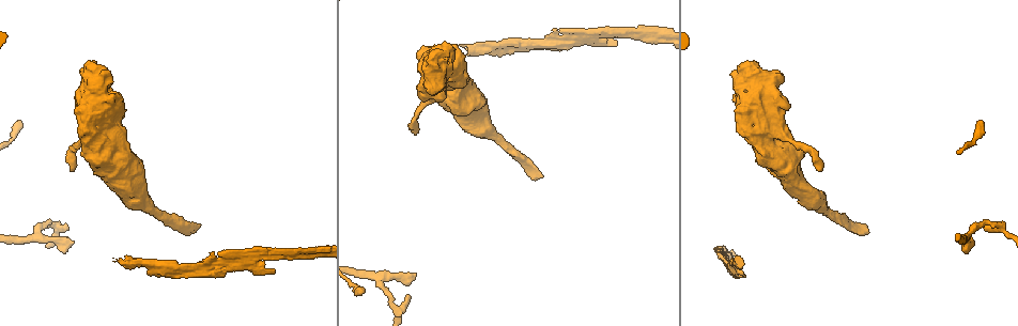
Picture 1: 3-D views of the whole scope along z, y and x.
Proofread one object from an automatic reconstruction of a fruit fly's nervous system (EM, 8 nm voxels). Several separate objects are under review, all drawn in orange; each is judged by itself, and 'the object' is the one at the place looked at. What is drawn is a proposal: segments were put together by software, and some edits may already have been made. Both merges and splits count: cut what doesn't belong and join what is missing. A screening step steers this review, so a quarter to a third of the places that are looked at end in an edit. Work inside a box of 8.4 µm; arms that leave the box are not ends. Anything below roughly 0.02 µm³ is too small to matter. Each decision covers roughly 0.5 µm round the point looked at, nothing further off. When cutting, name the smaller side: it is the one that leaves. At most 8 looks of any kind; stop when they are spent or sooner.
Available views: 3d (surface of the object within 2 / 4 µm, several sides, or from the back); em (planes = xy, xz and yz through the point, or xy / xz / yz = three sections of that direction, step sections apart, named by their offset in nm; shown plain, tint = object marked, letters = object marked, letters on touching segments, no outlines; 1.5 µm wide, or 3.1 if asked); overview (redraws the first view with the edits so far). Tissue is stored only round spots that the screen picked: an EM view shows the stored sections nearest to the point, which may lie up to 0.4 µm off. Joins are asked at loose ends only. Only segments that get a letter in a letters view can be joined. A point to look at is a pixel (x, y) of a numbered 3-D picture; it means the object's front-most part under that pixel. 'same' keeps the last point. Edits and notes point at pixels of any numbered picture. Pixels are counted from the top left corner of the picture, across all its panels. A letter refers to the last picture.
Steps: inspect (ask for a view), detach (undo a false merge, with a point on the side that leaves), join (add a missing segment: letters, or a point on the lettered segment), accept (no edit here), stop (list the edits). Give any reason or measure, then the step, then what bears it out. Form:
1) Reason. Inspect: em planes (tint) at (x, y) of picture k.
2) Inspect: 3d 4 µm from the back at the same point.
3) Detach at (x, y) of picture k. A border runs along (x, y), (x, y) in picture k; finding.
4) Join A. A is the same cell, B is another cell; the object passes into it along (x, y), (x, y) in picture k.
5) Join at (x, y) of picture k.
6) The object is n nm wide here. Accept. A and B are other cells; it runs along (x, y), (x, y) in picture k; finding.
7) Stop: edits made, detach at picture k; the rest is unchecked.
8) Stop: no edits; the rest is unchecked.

An open end. Inspect: 3d 2 µm at (118, 260) of picture 1.

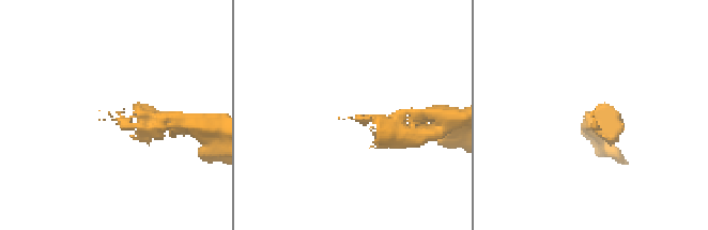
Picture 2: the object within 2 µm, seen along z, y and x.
Inspect: em planes (letters) at (592, 114) of picture 2.

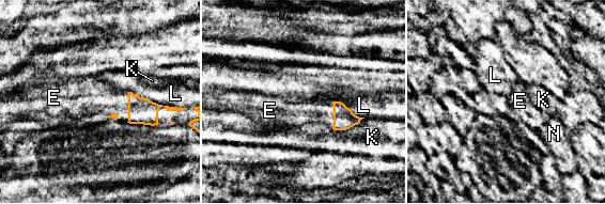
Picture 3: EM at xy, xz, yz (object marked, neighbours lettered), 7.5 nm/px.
Join E. E is the same cell, K, L and N are other cells; the object passes into it along (141, 110), (128, 107), (97, 96) in picture 3; the neuron continues.

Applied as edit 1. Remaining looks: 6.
Inspect: overview.

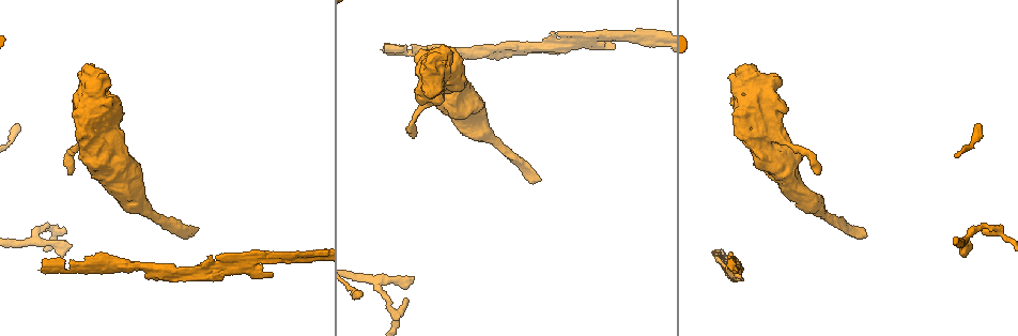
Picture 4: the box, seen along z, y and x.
Branch stops here. Inspect: 3d 4 µm at (270, 273) of picture 4.

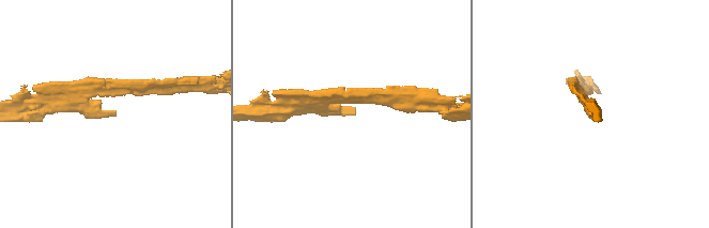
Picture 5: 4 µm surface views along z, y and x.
Inspect: em xz step 4 (letters) at (116, 111) of picture 5.

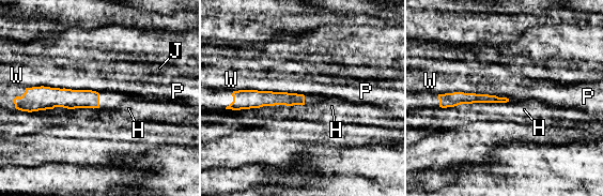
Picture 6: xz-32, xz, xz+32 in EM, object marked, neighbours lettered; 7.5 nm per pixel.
Accept. H, J, P and W are other cells; it runs along (33, 94), (90, 99), (96, 105) in picture 6; none of them fits.

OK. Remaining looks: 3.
Tapers out. Inspect: 3d 4 µm at (409, 135) of picture 4.

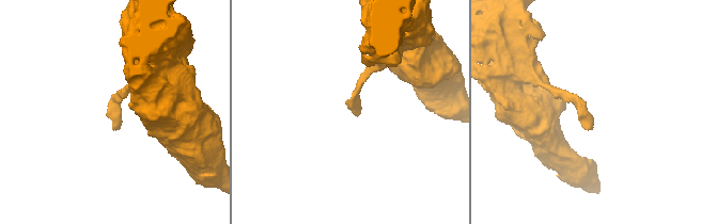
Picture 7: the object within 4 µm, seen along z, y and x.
Now the EM. Inspect: em xz step 4 (tint) at (352, 112) of picture 7.

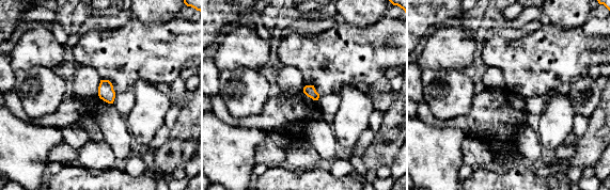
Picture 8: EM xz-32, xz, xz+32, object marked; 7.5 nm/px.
Inspect: em planes (letters) at the same point.

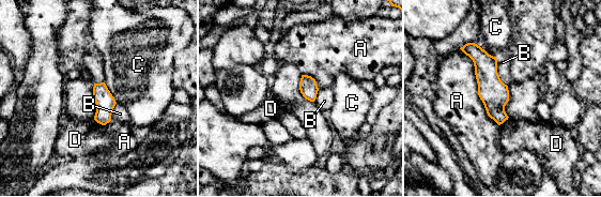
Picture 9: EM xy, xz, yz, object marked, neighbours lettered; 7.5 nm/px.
Accept. A, B, C and D are other cells; a border runs along (496, 59), (496, 72), (507, 86) in picture 9; none of them fits.

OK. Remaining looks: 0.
Stop: edits made, join at picture 3; the rest is unchecked.

